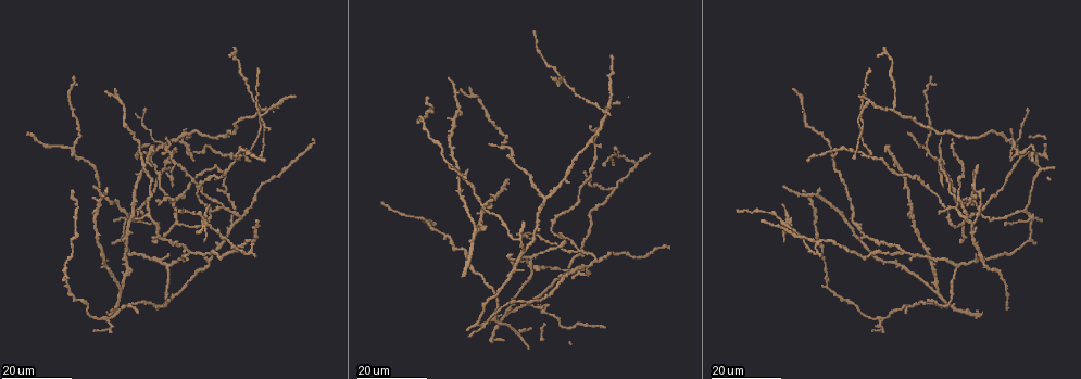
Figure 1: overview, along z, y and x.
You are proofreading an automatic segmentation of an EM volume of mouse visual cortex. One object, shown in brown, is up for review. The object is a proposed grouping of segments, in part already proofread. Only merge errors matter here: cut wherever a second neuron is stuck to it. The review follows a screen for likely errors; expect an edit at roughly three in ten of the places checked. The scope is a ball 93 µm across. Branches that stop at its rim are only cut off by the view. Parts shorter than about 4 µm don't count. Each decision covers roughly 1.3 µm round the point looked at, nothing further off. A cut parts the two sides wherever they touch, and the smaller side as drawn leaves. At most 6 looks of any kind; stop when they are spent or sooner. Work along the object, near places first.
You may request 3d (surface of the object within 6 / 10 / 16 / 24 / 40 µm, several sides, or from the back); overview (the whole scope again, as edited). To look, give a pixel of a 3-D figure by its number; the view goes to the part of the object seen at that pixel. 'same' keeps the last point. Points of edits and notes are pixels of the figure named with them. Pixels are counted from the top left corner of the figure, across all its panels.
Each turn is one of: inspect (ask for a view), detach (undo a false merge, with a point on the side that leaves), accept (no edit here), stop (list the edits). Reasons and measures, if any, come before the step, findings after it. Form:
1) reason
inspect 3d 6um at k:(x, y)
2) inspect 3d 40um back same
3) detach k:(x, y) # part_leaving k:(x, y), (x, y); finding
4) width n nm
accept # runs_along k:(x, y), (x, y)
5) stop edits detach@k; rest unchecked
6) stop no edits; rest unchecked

thin arm on a thick one
inspect 3d 16um at 1:(518, 309)

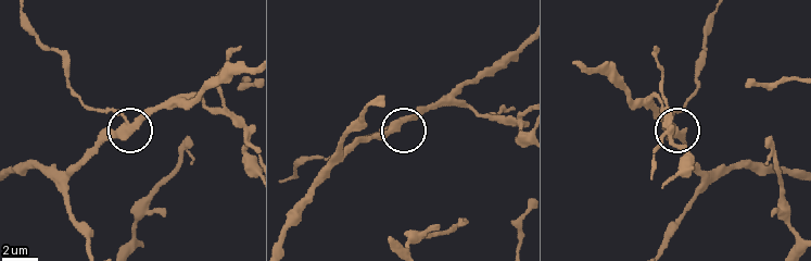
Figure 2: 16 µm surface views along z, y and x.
inspect 3d 6um at 2:(125, 120)

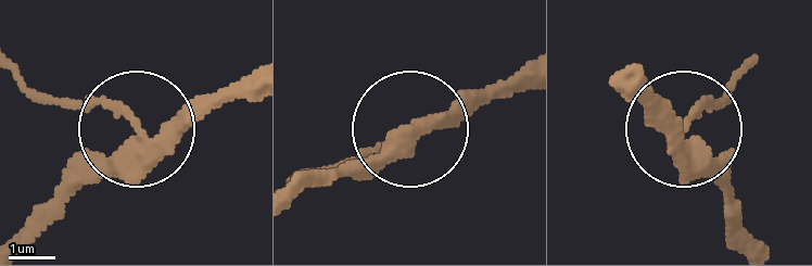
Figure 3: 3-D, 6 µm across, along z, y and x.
detach 3:(91, 101) # part_leaving 3:(143, 135), (22, 80); a second neuron is stuck on

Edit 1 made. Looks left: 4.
arms part here
inspect 3d 24um at 1:(486, 326)

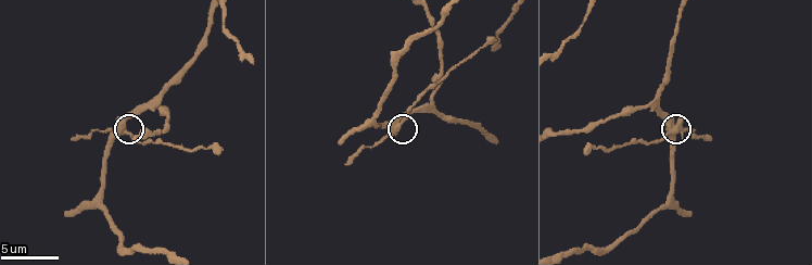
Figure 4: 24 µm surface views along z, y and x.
inspect 3d 6um at 4:(122, 131)

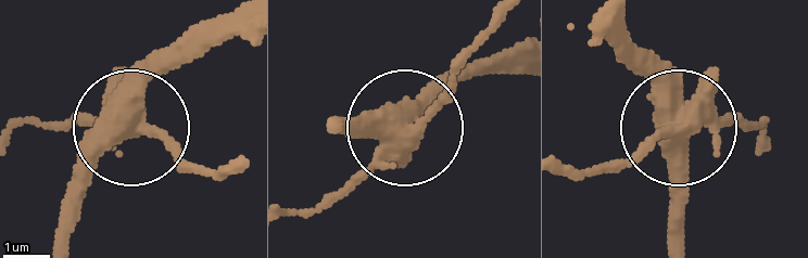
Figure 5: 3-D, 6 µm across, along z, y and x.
width 440 nm
detach 5:(79, 119) # part_leaving 5:(126, 117), (181, 164), (228, 175); a second neuron is stuck on

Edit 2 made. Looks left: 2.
four arms meet
inspect 3d 16um at 1:(259, 113)

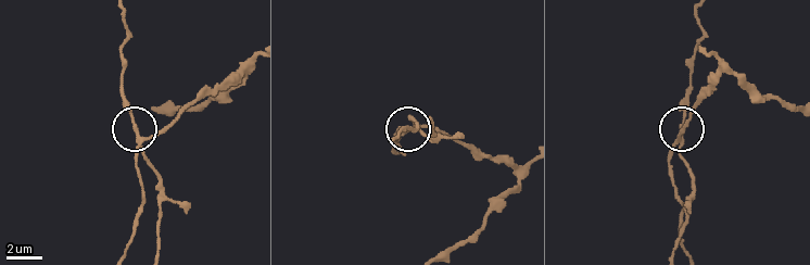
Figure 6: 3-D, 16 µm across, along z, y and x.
inspect 3d 10um at 6:(139, 138)

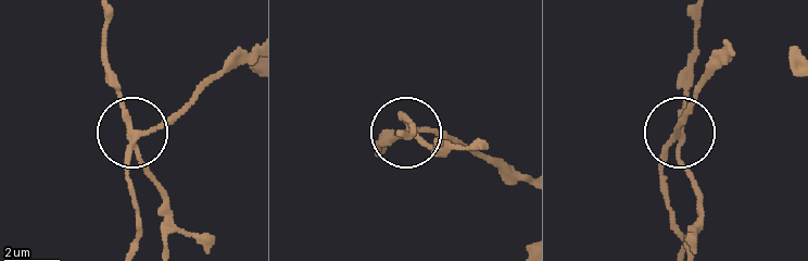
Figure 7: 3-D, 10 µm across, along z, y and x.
arms 4
detach 7:(120, 96) # part_leaving 7:(128, 134), (108, 59), (108, 16); two neurons meet here

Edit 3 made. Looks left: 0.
stop edits detach@3, detach@5, detach@7; rest unchecked

